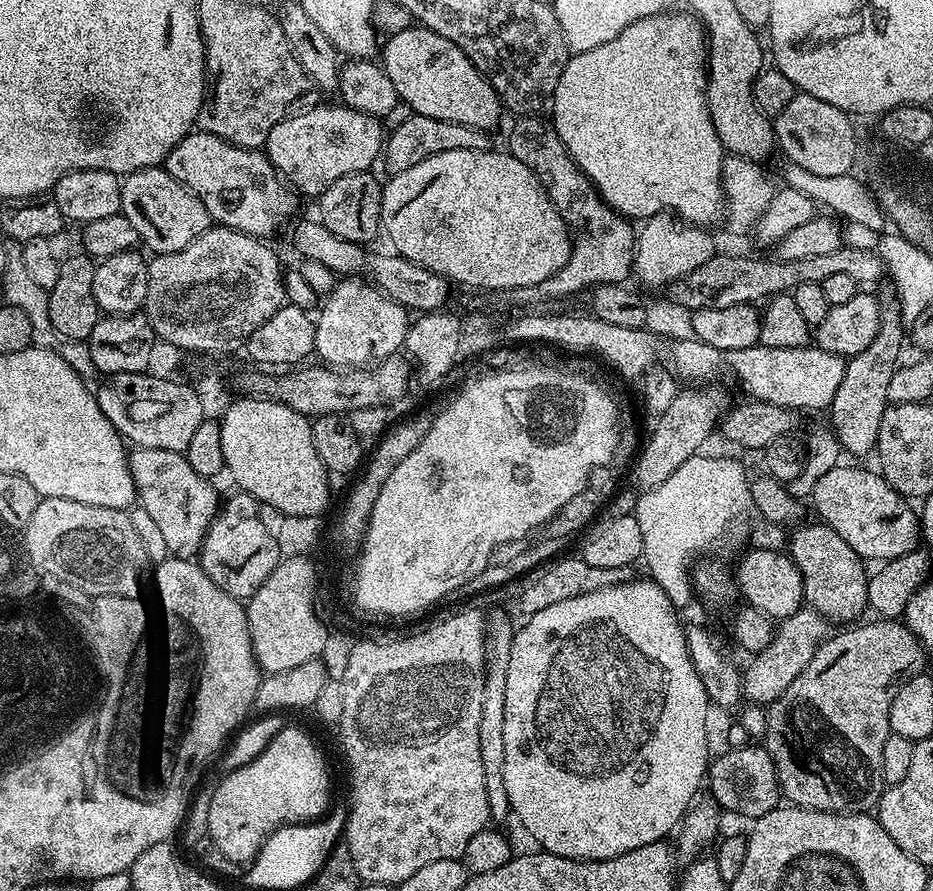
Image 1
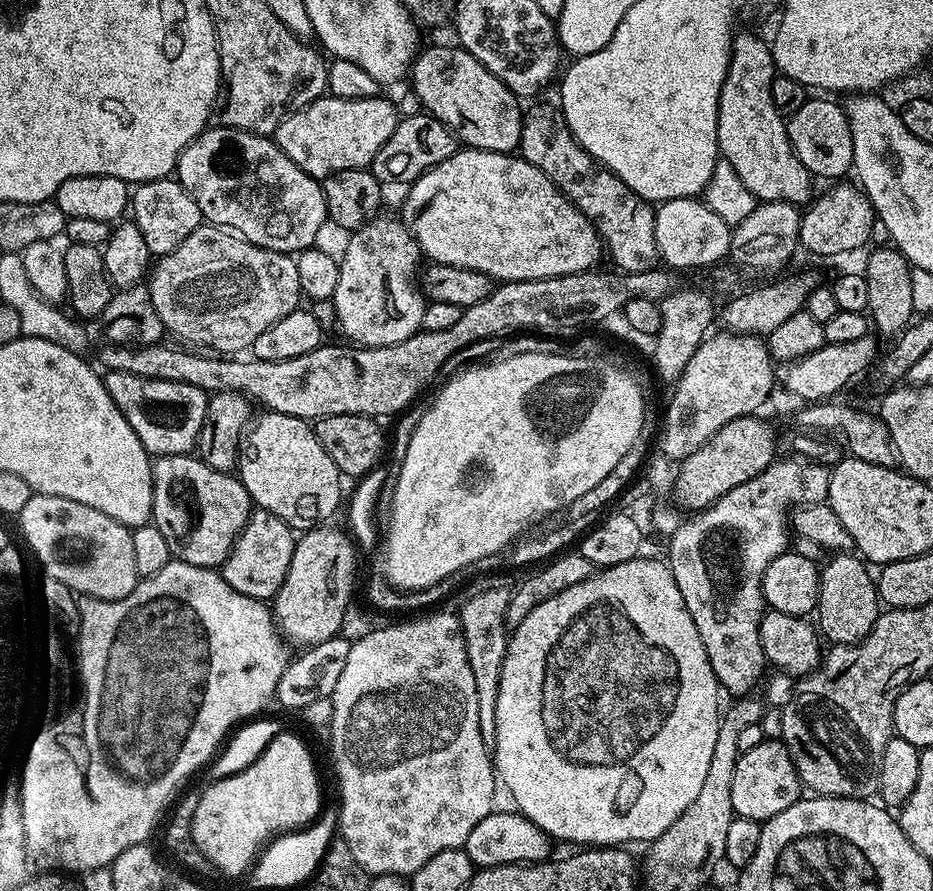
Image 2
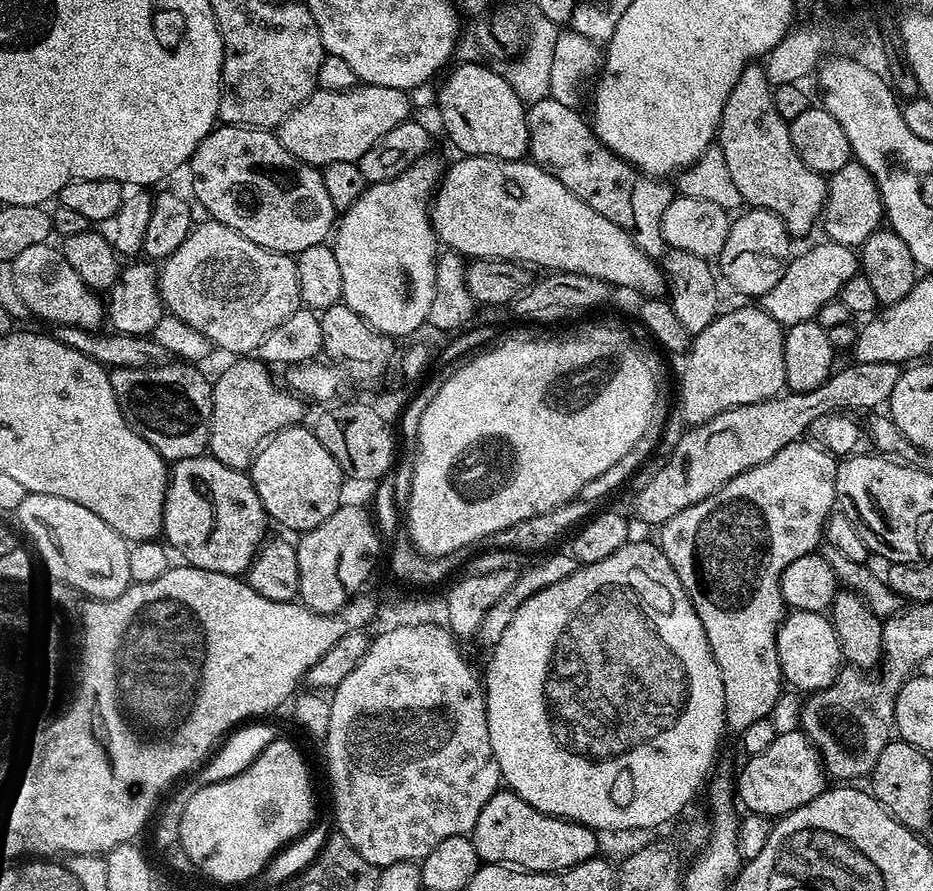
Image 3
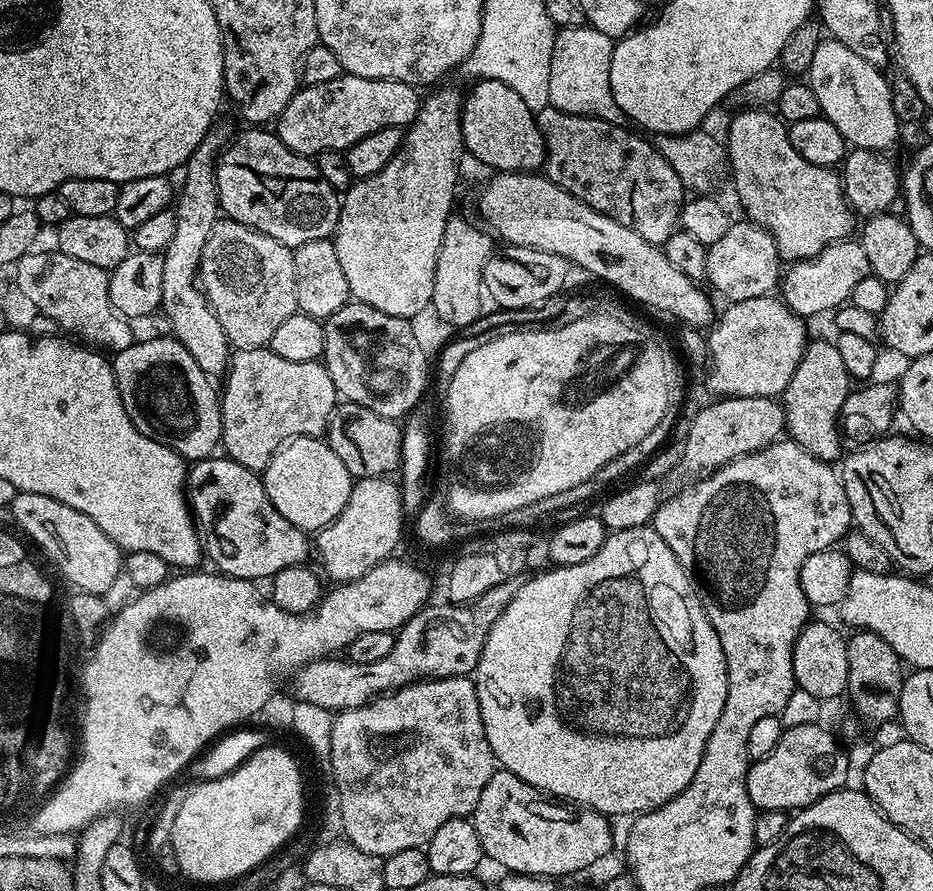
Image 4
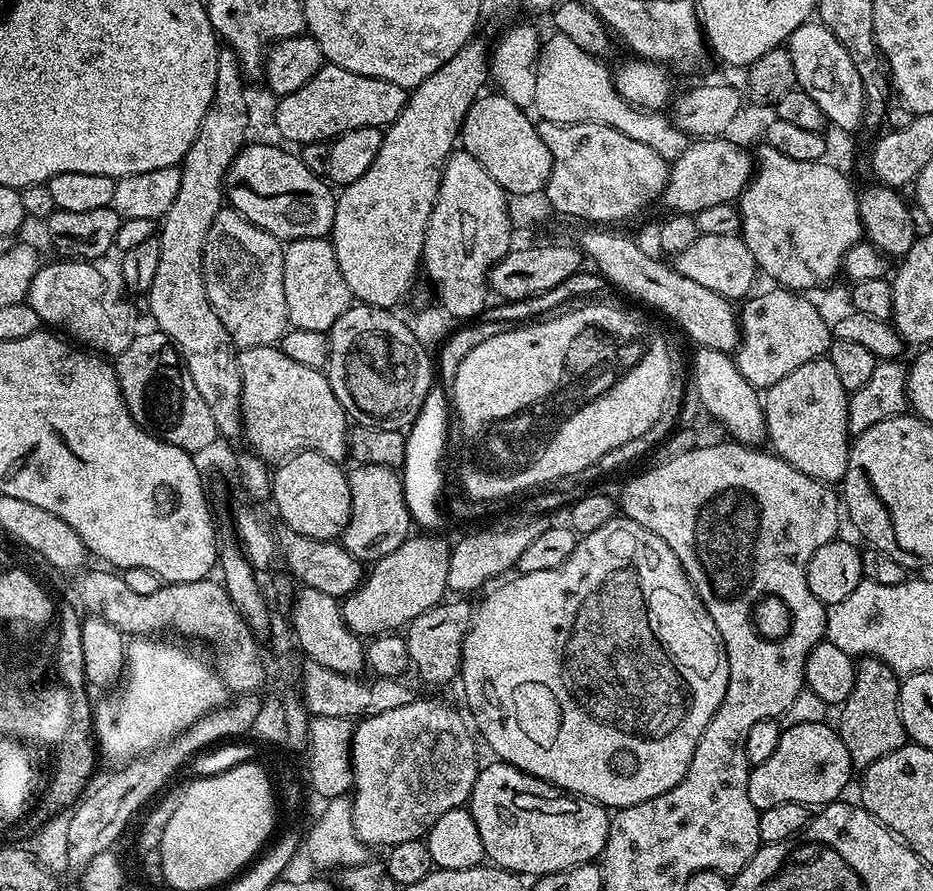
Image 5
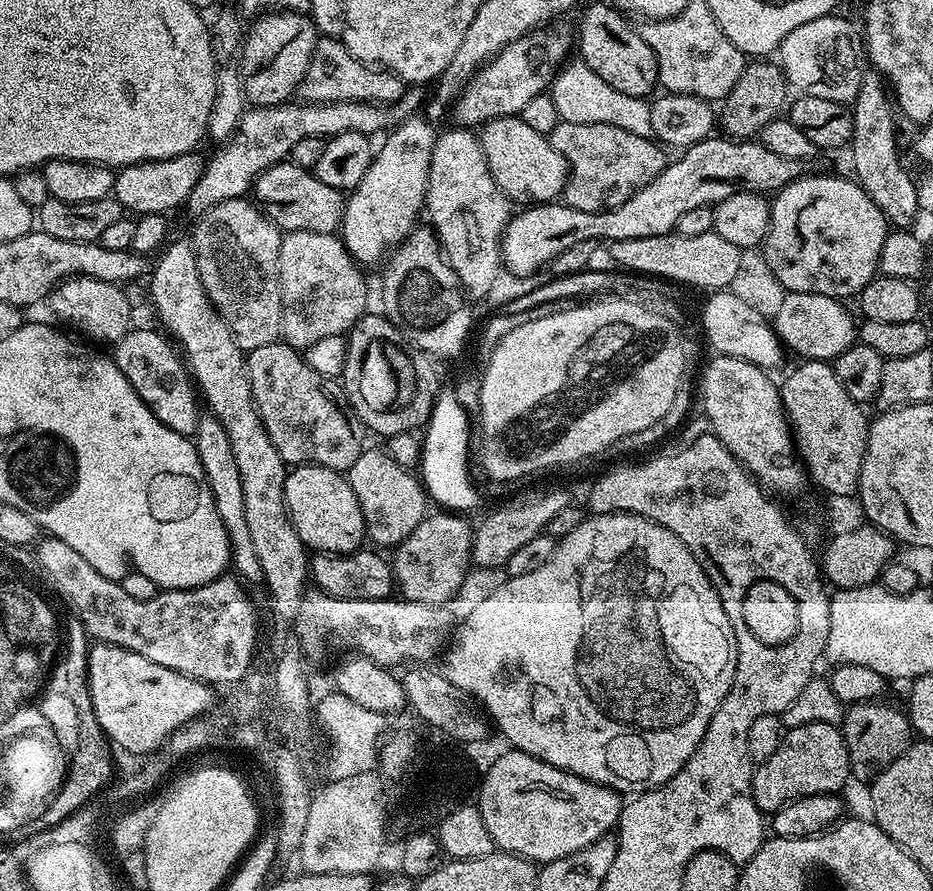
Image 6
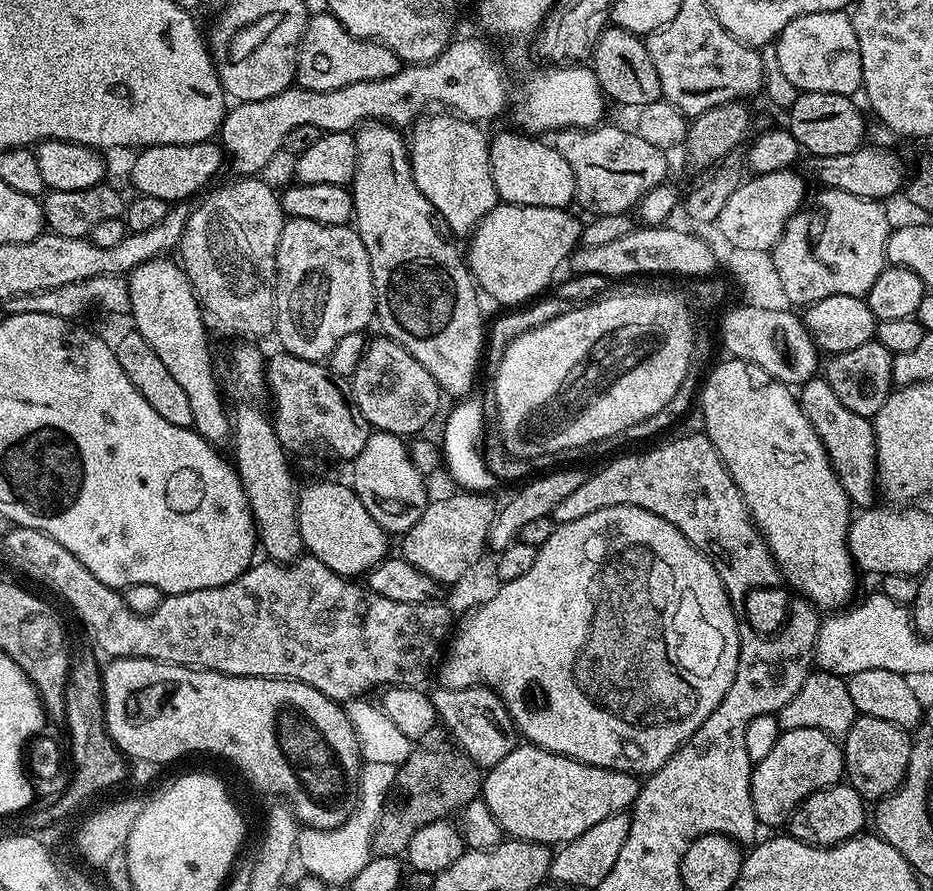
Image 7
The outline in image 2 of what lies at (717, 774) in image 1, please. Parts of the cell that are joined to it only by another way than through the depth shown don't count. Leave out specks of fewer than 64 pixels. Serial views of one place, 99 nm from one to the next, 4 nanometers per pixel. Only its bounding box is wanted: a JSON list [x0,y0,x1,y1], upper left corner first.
[730,739,802,822]

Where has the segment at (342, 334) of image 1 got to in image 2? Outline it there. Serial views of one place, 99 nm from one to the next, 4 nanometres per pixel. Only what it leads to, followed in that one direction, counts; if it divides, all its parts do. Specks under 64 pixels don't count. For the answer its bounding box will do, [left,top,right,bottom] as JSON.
[331,215,426,348]

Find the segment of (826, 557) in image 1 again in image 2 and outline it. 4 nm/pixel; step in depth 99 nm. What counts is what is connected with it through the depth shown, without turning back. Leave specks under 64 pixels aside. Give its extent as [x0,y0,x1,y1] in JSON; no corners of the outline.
[814,554,882,644]

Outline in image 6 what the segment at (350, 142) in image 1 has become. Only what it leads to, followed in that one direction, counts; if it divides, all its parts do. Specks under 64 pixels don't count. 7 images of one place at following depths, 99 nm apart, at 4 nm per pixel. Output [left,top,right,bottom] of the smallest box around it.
[298,38,406,105]

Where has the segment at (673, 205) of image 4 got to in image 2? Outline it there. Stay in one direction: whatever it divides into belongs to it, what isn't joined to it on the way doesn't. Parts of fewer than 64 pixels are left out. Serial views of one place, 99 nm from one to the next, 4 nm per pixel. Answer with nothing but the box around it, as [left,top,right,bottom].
[519,104,661,272]

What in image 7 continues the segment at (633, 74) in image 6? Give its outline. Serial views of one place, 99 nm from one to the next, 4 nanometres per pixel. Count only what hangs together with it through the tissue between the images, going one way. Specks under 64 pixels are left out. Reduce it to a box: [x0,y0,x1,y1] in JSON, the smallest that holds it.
[590,26,661,110]

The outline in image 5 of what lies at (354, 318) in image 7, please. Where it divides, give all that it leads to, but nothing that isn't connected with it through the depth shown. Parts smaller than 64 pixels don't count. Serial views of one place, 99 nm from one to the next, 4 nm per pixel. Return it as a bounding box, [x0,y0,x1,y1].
[284,238,354,333]

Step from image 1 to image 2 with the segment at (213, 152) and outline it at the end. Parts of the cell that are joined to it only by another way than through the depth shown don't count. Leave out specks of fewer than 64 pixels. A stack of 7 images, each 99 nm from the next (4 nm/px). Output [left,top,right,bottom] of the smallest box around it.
[174,126,329,254]

